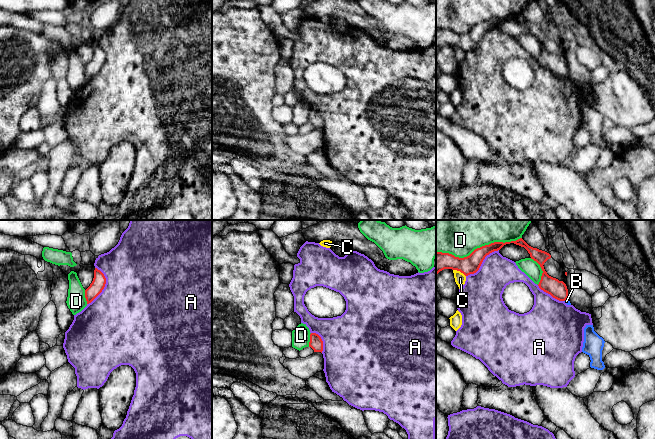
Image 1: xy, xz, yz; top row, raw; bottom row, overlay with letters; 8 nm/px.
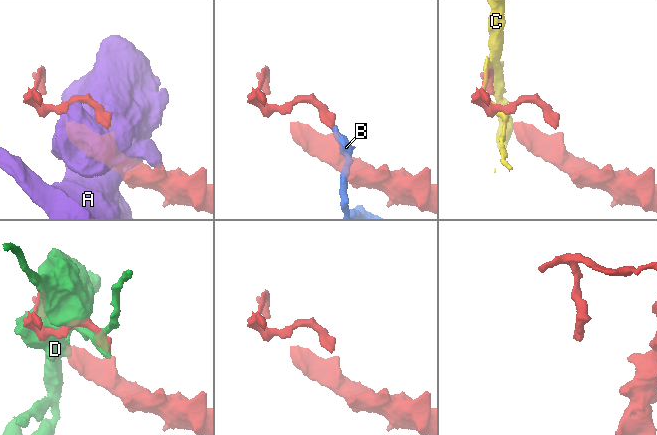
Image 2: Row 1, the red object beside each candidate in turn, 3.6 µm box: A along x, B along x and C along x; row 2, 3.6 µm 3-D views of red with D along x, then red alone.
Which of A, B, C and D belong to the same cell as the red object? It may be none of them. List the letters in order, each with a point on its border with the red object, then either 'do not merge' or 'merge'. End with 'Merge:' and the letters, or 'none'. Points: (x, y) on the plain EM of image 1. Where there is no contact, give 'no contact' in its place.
A: xy (104, 62) | do not merge
B: yz (565, 75) | do not merge
C: yz (459, 46) | do not merge
D: yz (478, 24) | do not merge
Merge: none

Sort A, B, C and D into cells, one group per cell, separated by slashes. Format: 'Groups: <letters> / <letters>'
Groups: A / B / C / D

